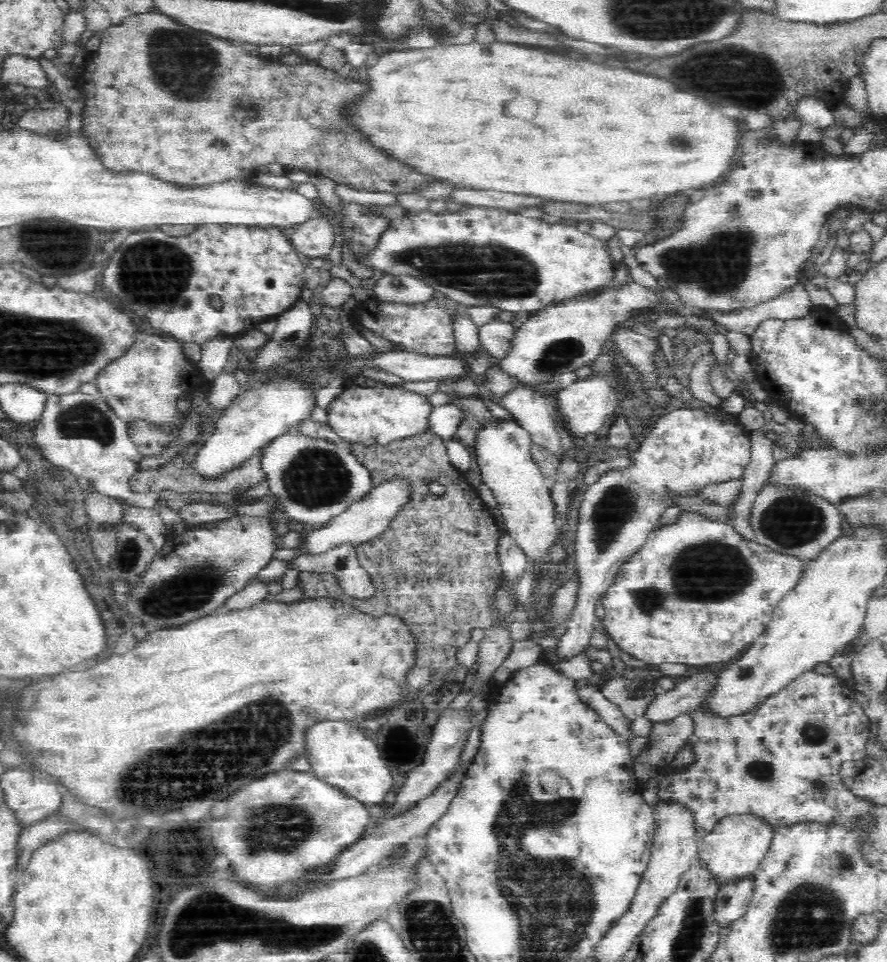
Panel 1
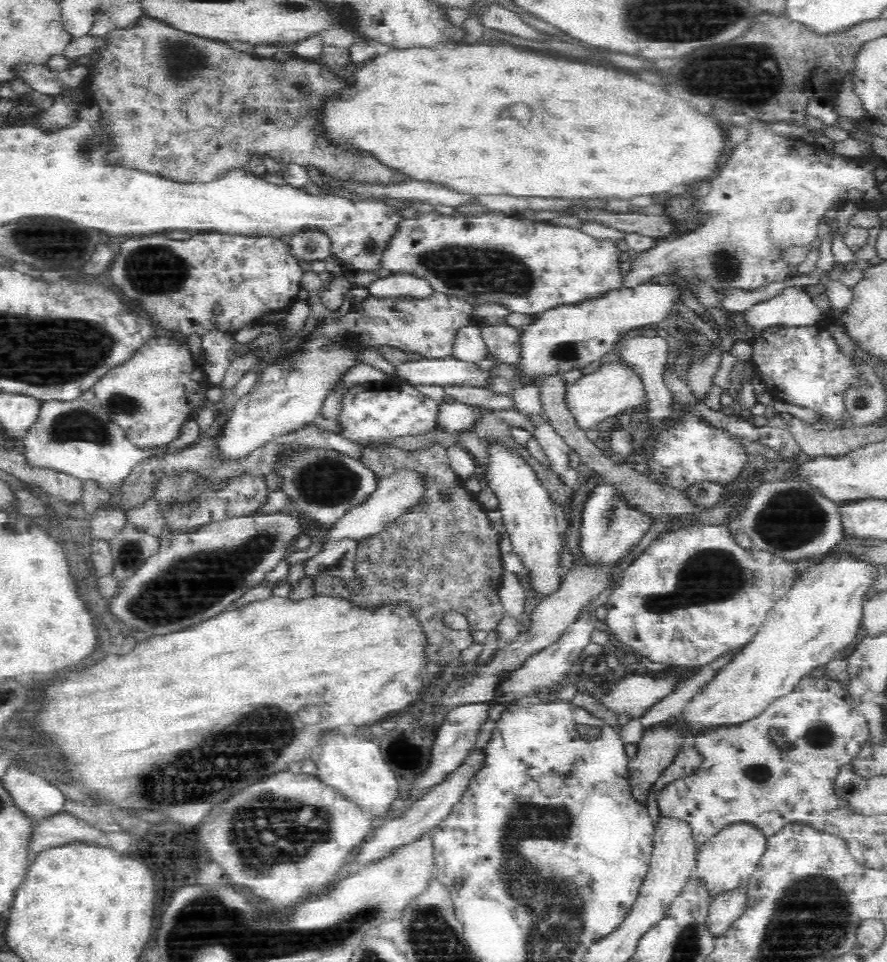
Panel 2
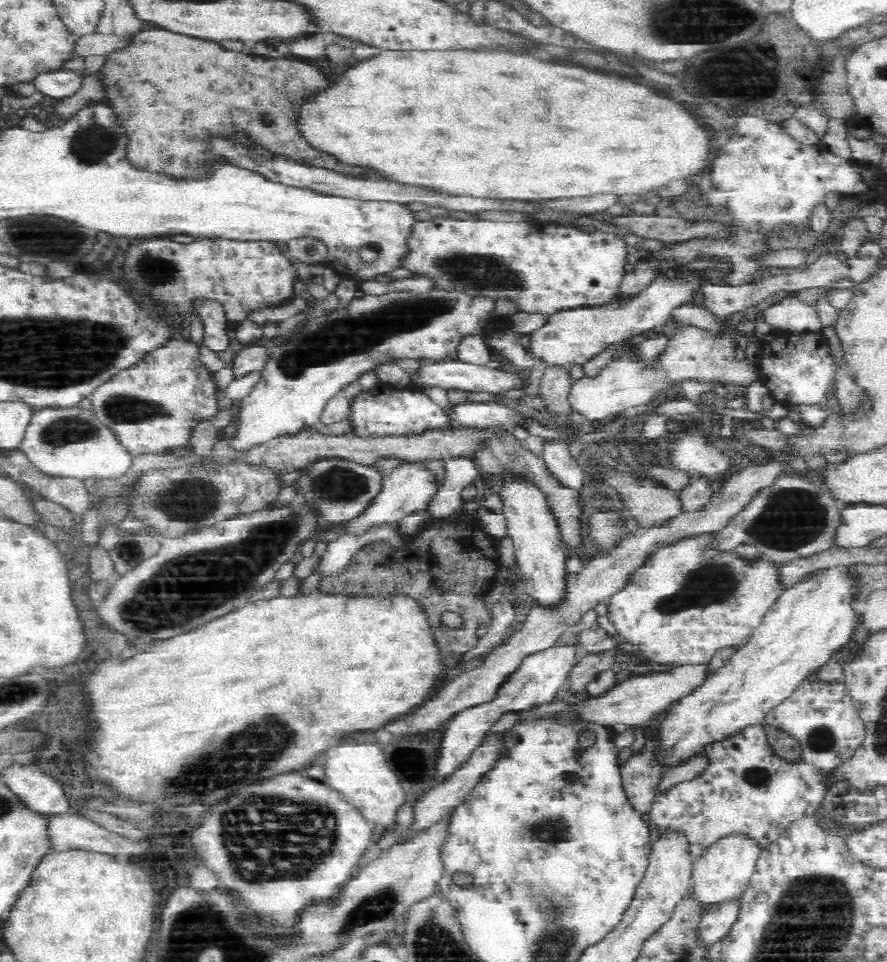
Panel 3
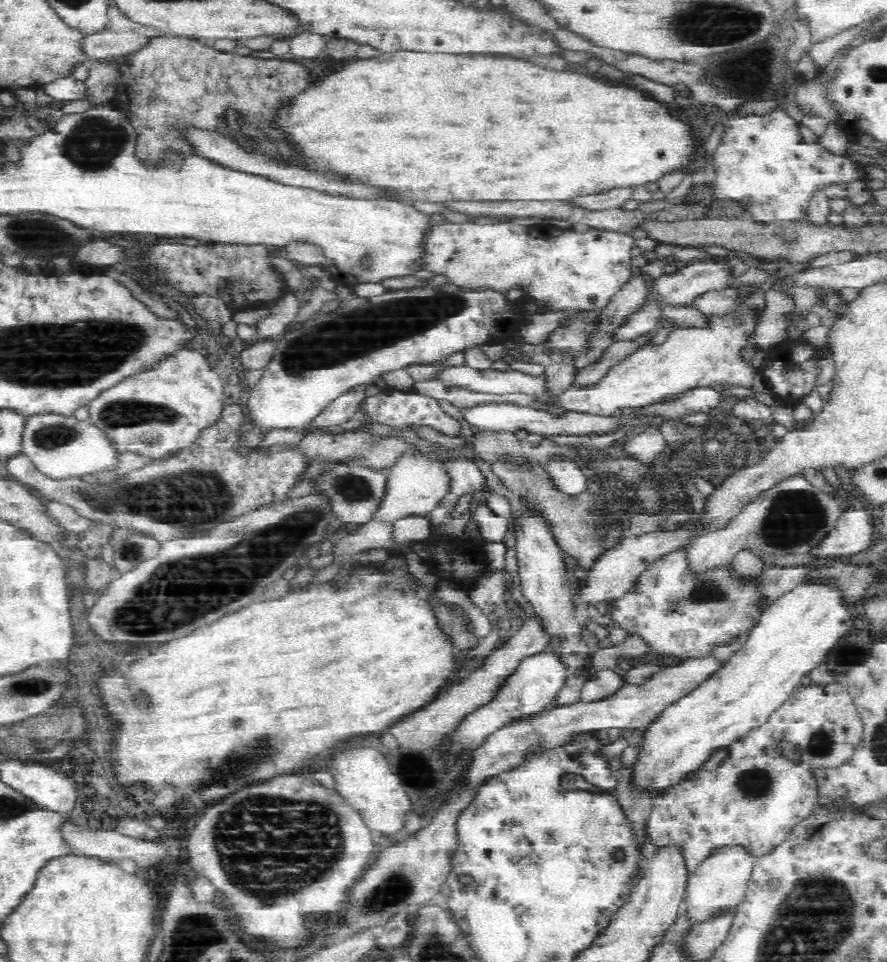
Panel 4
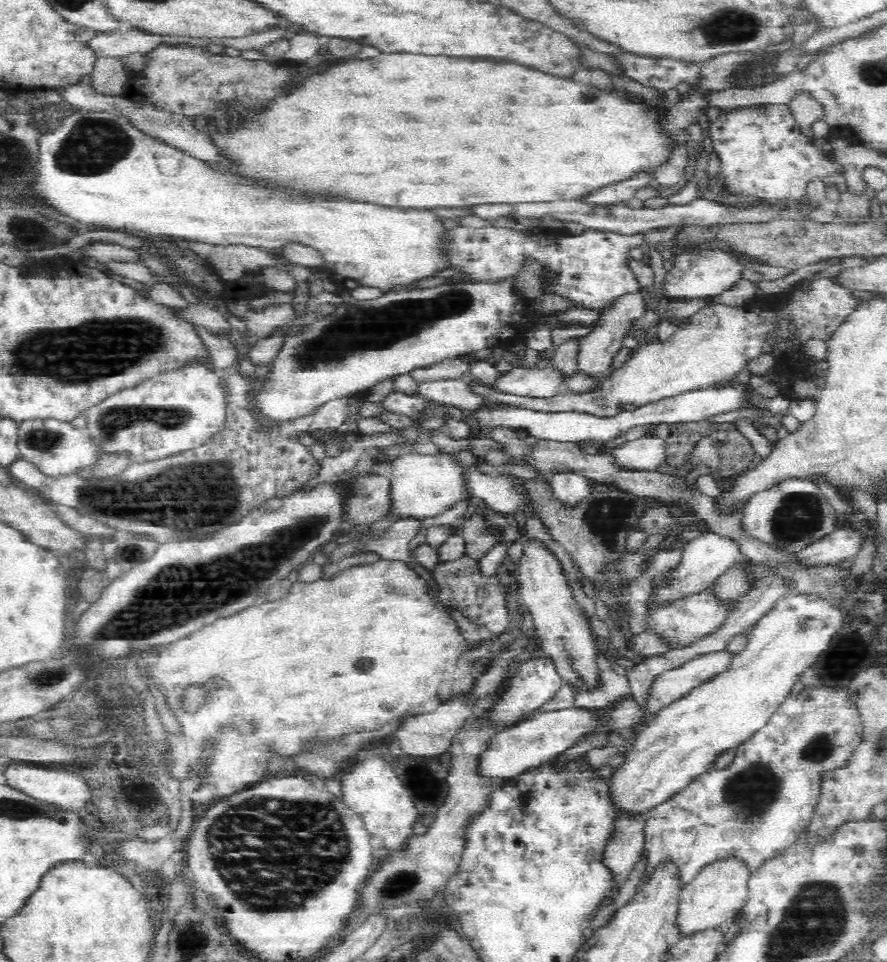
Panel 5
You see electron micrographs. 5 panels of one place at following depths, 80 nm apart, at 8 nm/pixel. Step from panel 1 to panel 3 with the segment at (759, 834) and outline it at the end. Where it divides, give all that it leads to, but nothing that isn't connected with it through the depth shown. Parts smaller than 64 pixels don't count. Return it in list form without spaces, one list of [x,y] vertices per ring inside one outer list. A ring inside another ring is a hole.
[[[730,837],[713,844],[691,868],[690,896],[698,905],[698,913],[704,915],[714,905],[739,901],[756,870],[760,854],[758,845],[746,837]]]

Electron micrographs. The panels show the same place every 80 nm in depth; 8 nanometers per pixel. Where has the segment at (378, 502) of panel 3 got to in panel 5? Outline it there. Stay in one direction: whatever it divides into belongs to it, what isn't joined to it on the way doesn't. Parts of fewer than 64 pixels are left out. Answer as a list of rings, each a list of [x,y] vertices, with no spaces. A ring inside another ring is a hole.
[[[408,454],[398,458],[391,466],[389,479],[393,485],[393,514],[411,516],[417,520],[438,516],[452,508],[460,500],[474,499],[466,488],[466,469],[468,466],[458,460],[455,454]]]

